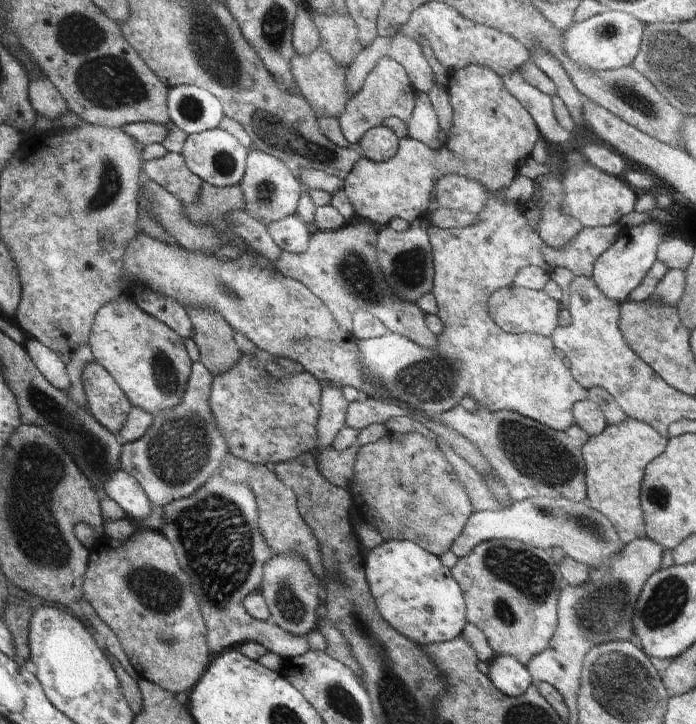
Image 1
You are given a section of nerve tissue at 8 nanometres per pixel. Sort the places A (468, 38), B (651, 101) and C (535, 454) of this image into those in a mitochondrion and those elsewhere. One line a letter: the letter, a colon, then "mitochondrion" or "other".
A: other
B: mitochondrion
C: mitochondrion

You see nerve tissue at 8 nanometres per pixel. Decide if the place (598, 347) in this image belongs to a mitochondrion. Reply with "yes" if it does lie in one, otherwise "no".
no

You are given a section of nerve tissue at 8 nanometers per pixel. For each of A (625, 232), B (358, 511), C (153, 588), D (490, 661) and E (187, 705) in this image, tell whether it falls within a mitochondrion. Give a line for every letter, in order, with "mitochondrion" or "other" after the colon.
A: other
B: other
C: mitochondrion
D: other
E: other

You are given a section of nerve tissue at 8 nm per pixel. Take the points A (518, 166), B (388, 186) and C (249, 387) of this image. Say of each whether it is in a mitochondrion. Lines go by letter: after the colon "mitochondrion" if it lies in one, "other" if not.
A: other
B: other
C: other

